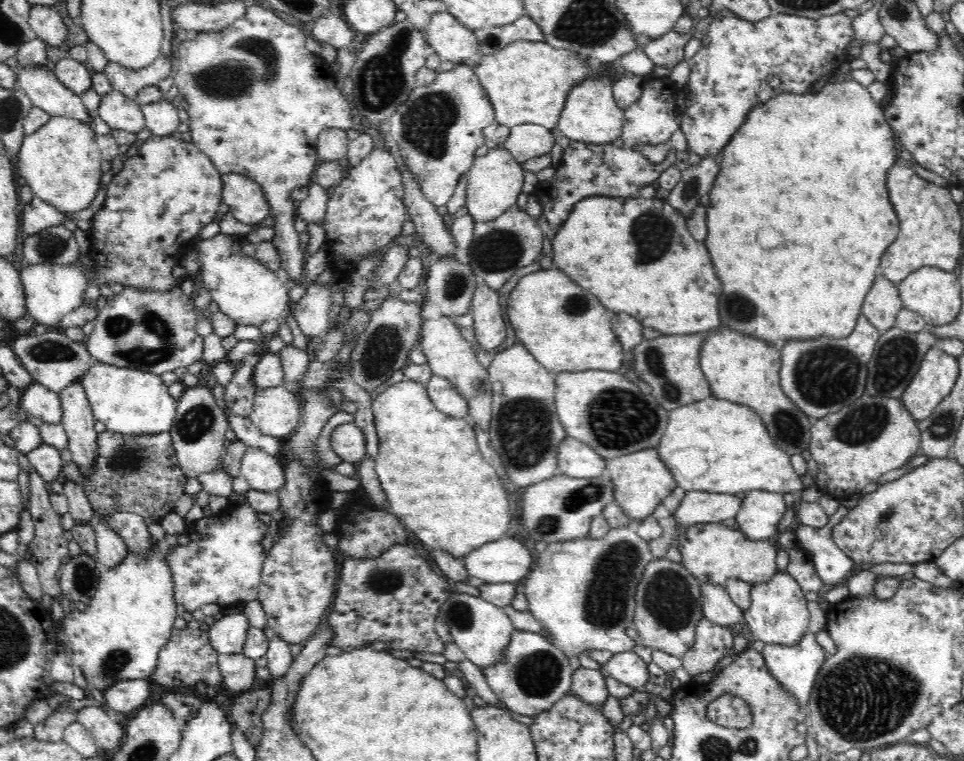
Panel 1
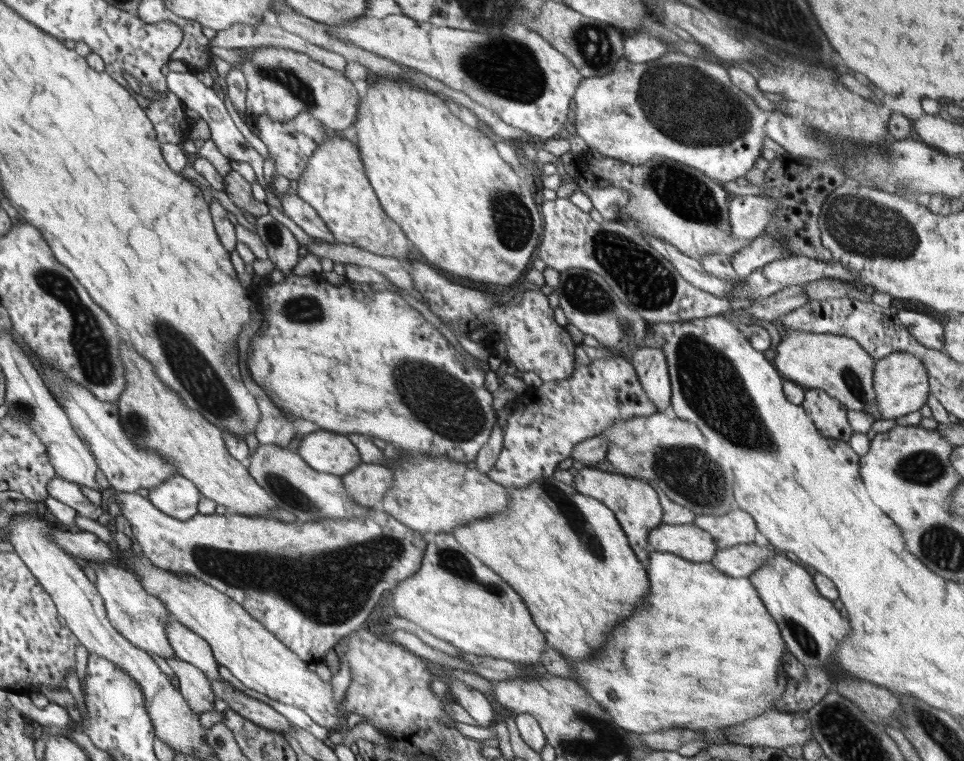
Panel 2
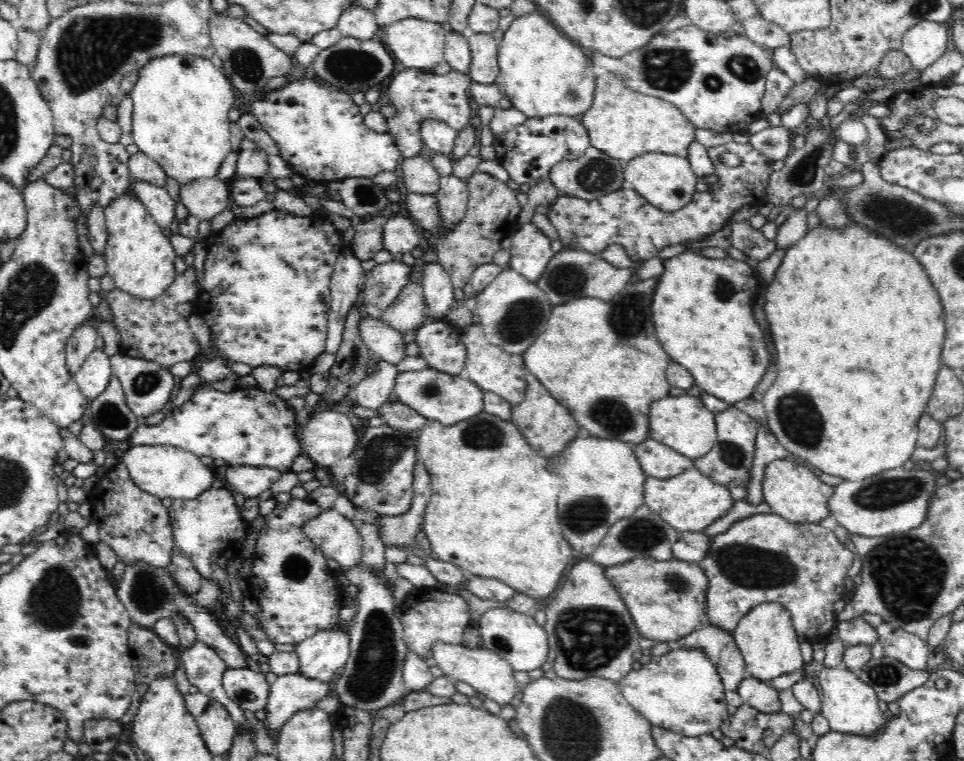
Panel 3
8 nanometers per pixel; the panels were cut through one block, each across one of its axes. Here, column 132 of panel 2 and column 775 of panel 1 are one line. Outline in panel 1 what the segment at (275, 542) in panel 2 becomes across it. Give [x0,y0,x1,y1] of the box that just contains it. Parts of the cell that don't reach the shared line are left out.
[736,490,786,540]

